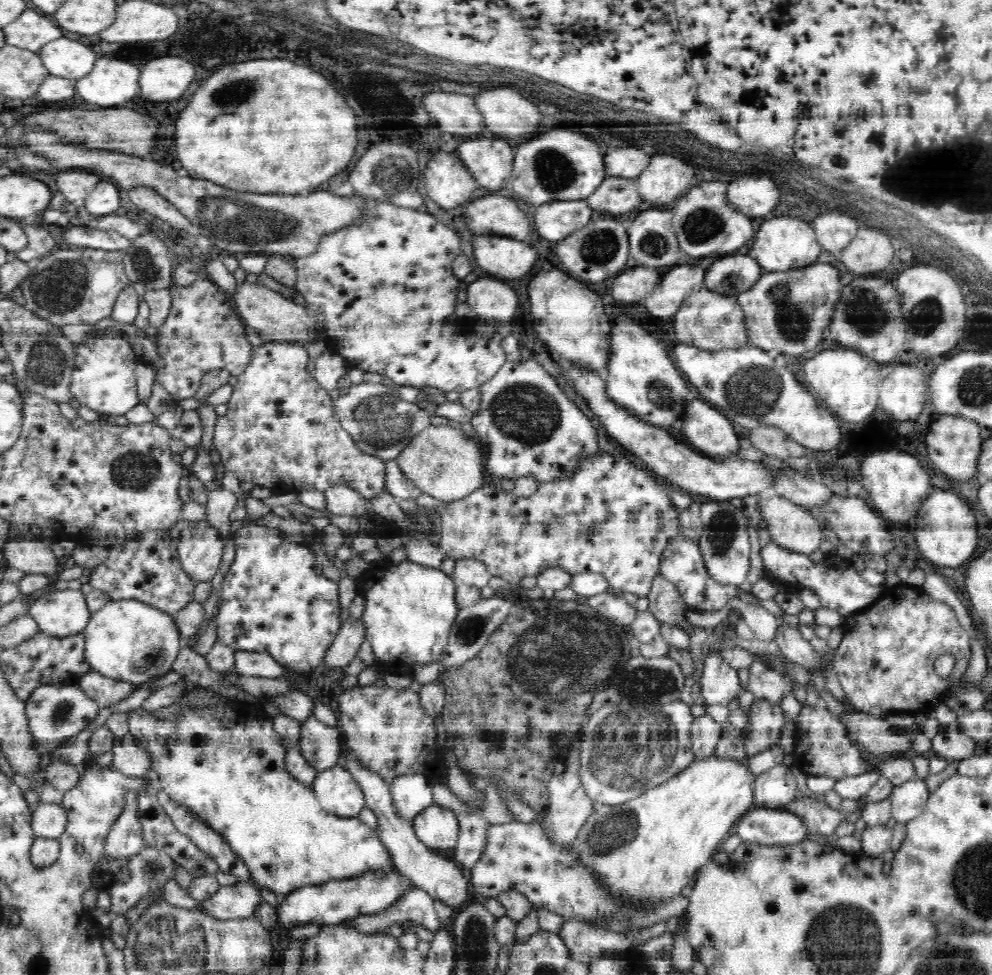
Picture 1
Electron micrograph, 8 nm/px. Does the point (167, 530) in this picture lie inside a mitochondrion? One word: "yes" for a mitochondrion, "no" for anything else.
no

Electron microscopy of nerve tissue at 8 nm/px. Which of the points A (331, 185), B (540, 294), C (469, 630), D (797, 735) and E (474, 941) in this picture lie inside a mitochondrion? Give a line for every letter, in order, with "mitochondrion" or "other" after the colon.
A: other
B: other
C: mitochondrion
D: other
E: mitochondrion

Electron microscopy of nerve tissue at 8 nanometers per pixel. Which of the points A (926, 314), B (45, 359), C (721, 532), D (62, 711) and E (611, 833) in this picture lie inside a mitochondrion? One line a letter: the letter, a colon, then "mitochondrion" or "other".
A: mitochondrion
B: mitochondrion
C: mitochondrion
D: mitochondrion
E: mitochondrion

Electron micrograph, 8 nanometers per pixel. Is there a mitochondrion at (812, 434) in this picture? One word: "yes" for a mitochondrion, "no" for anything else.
no

